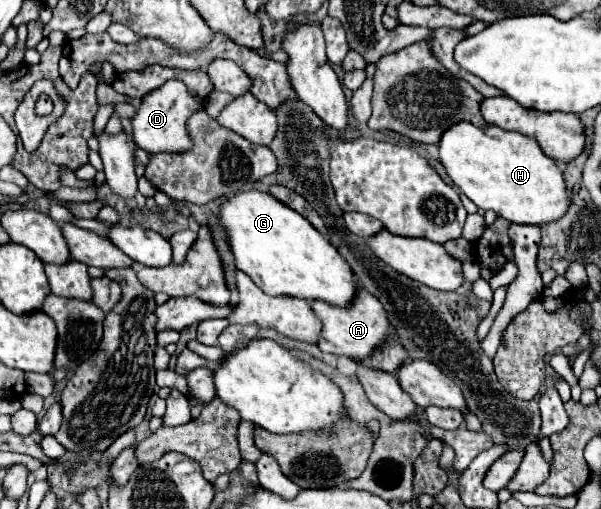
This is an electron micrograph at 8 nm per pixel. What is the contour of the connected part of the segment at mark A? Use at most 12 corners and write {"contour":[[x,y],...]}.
{"contour":[[364,288],[348,306],[310,300],[322,352],[364,360],[392,332]]}

